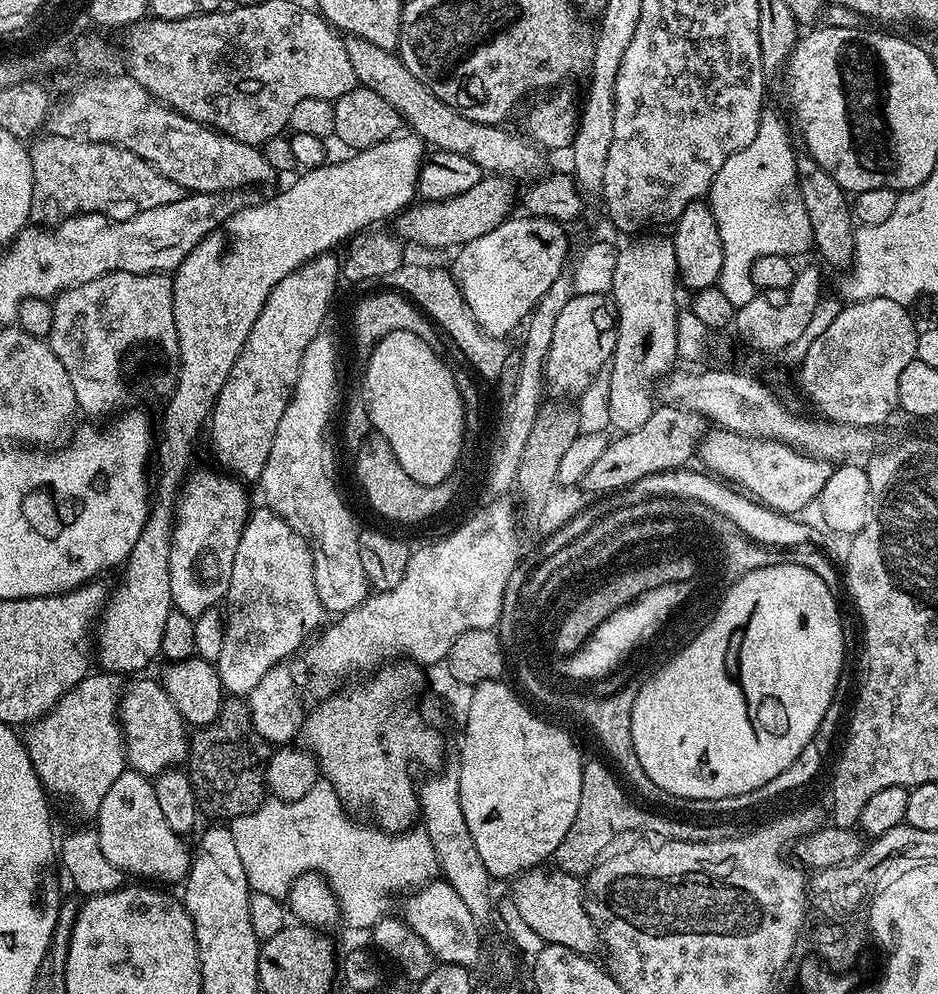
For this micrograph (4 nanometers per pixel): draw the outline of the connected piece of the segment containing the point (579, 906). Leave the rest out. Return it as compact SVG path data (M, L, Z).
M541 866L521 873L511 884L510 899L518 913L545 943L566 946L586 957L591 957L592 951L601 947L600 932L584 905L581 877L566 874L554 866Z

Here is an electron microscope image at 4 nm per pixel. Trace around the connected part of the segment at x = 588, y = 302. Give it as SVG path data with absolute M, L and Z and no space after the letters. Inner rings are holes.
M595 292L594 294L573 295L562 306L558 322L554 322L554 338L550 350L544 359L543 379L547 387L561 392L561 397L572 398L584 392L592 384L592 379L604 372L615 350L617 312L611 295Z

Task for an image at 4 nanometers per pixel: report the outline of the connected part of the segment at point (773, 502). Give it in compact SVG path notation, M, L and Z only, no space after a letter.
M719 426L705 431L698 449L698 460L705 464L701 465L709 473L739 486L753 500L759 500L767 508L785 514L800 514L811 500L813 503L833 470L829 461L817 460L815 456L808 456L777 440L743 436Z

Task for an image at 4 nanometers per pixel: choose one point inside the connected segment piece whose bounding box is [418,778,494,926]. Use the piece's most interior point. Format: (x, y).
(440, 807)

